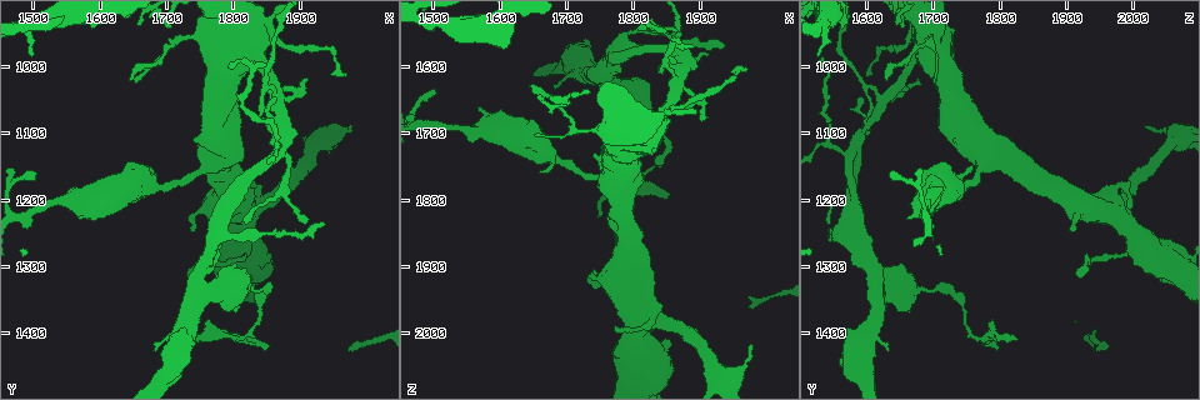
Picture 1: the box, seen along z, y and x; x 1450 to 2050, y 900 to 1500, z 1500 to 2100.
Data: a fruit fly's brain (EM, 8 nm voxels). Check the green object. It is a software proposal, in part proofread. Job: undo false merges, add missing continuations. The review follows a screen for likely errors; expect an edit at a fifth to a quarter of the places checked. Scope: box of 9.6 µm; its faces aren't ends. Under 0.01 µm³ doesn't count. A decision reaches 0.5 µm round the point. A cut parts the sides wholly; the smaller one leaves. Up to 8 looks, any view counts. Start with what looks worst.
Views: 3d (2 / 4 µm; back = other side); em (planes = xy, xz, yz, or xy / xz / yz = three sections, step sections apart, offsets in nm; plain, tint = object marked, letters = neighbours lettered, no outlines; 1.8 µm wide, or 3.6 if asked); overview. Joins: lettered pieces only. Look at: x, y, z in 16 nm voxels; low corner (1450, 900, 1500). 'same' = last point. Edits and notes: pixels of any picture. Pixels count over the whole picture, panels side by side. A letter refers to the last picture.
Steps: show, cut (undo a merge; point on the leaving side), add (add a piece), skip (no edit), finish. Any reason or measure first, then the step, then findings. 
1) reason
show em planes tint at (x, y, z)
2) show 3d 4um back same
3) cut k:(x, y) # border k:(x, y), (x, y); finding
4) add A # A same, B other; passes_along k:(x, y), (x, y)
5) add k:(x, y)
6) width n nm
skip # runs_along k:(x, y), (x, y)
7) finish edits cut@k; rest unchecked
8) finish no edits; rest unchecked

tapers out
show em planes letters at (1910, 1230, 1580)

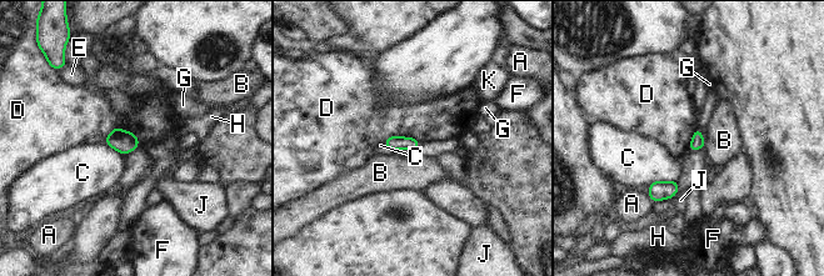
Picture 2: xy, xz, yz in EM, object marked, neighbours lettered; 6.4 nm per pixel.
longest_contact D 240 nm
skip # A other, B other, C other, D other, E other, F other, G other, H other, J other, K other; no lettered piece goes on from it

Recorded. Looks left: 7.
show 3d 2um at (1855, 1420, 1795)

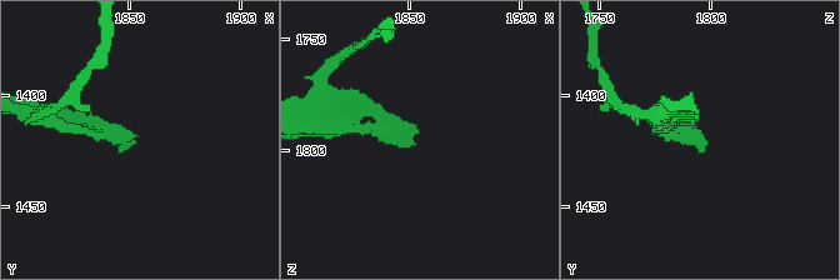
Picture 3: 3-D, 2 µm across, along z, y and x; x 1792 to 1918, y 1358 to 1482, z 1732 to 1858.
show em xz step 4 letters at (1854, 1420, 1795)

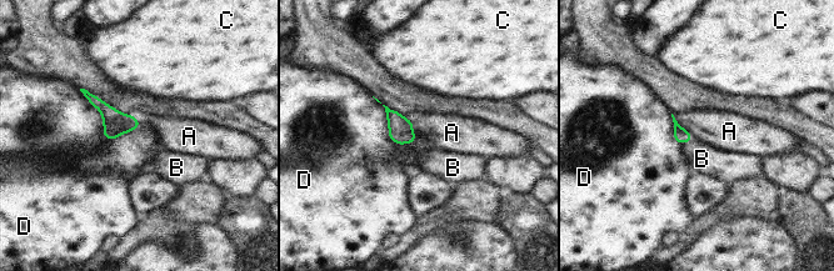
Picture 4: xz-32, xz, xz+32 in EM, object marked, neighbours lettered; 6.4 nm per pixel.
show em planes letters same

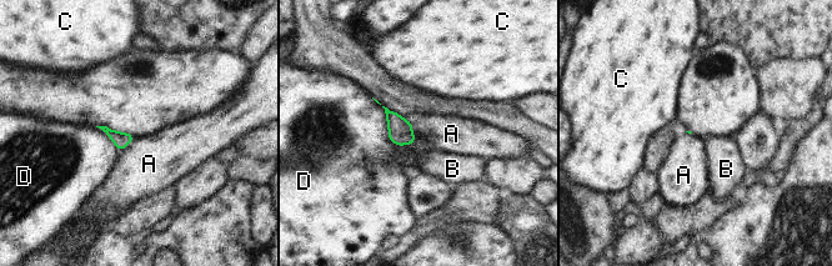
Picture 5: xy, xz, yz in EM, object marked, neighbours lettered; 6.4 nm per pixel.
longest_contact D 360 nm
skip # A other, B other, C other, D other; border 5:(401, 116), (411, 124), (415, 137); none of them fits

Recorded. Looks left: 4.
calibre changes
show 3d 4um at (1825, 1210, 1980)

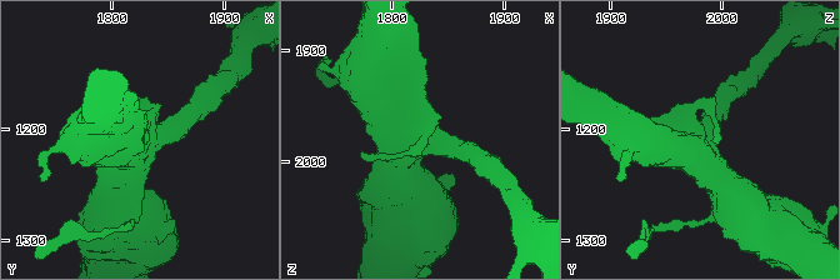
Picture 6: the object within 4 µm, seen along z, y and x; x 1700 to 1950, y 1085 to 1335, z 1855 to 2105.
shape alone is not enough
show em xz step 4 tint at (1828, 1210, 1976)

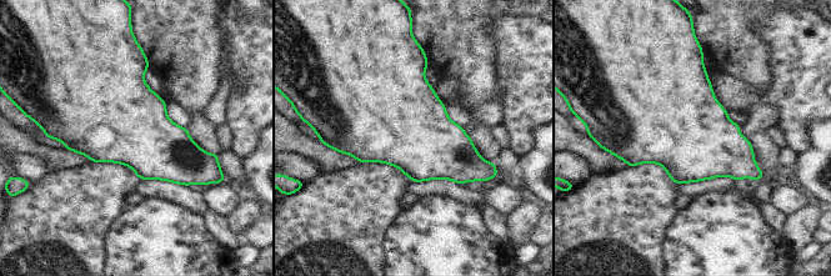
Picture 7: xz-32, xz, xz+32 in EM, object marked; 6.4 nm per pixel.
another direction
show em planes letters same

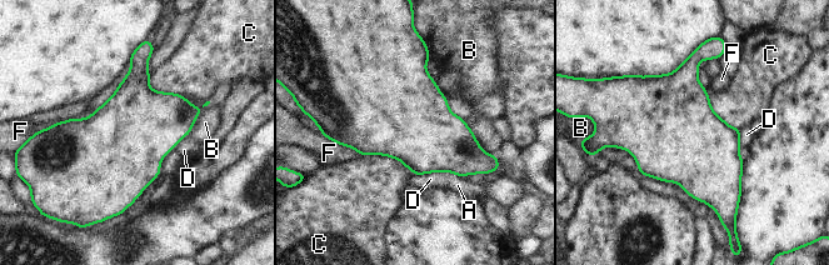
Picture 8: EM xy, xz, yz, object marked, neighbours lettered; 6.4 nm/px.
longest_contact C 440 nm
skip # A other, B other, C other, D other, F other; border 8:(149, 73), (155, 90), (209, 101); all the same neuron

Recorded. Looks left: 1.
finish no edits; rest unchecked

